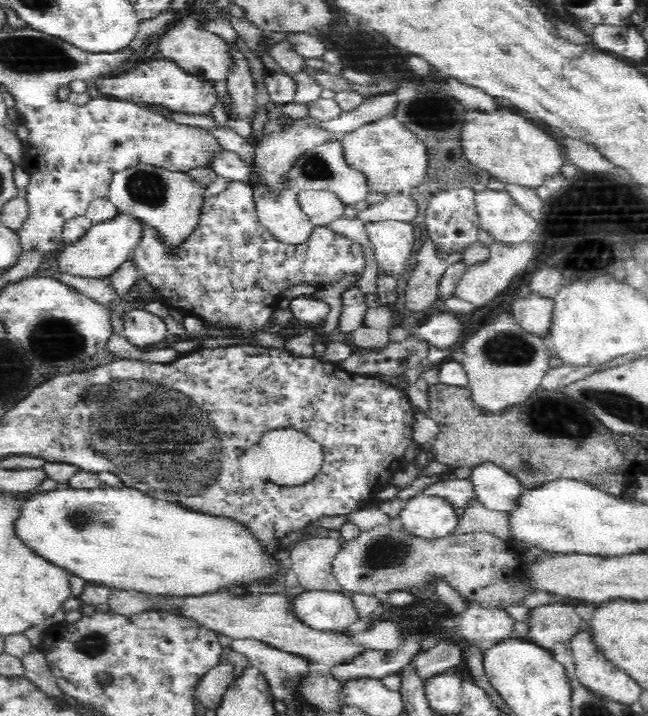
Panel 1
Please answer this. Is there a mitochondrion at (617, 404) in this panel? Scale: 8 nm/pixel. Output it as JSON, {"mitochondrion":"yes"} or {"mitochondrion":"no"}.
{"mitochondrion":"yes"}

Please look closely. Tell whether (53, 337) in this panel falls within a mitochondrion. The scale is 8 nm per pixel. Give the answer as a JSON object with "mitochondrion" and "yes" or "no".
{"mitochondrion":"yes"}

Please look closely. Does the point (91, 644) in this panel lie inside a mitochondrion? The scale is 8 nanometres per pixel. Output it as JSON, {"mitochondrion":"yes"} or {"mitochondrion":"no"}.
{"mitochondrion":"yes"}

